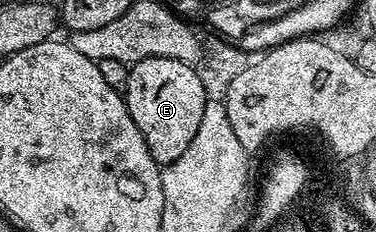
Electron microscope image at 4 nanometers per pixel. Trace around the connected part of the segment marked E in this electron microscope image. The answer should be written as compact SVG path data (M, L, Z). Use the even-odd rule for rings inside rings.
M143 58L130 67L123 95L127 110L131 118L135 118L135 126L139 126L147 142L147 150L151 150L151 158L155 158L158 166L175 162L175 158L180 158L183 150L191 146L191 138L195 138L195 133L199 130L199 122L203 122L206 101L203 85L194 65L184 64L175 58Z

